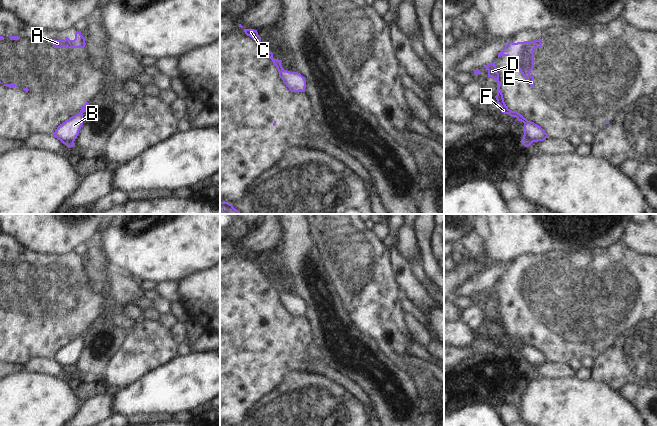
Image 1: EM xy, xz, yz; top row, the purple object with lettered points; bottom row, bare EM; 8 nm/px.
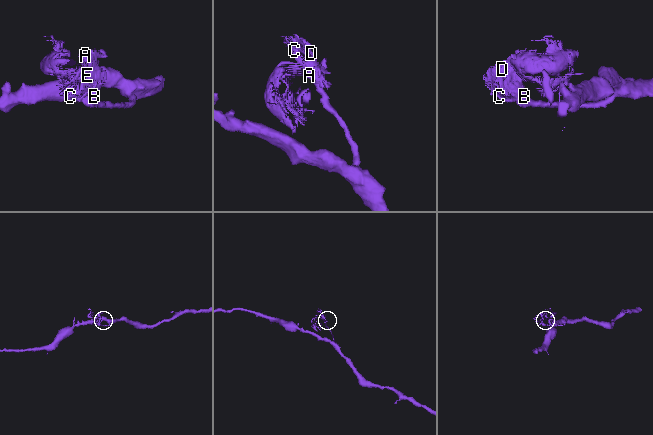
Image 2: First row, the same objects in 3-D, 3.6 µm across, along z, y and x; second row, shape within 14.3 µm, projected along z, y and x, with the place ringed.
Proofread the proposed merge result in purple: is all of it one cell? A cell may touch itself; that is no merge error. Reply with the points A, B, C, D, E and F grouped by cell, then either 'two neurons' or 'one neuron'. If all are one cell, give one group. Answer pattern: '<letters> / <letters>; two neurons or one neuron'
A C D E F / B; two neurons

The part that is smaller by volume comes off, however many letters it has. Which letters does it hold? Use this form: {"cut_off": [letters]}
{"cut_off": ["A", "C", "D", "E", "F"]}

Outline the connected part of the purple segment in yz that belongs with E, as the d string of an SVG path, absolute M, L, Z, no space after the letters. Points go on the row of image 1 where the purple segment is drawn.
M542 39L517 43L513 43L511 40L502 51L498 53L498 58L501 56L510 58L533 88L534 77L531 76L530 73L534 68L534 49L541 47Z

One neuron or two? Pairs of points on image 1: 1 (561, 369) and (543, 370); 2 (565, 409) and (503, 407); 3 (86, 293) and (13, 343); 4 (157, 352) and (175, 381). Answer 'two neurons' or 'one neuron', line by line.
1: one neuron
2: two neurons
3: one neuron
4: two neurons

